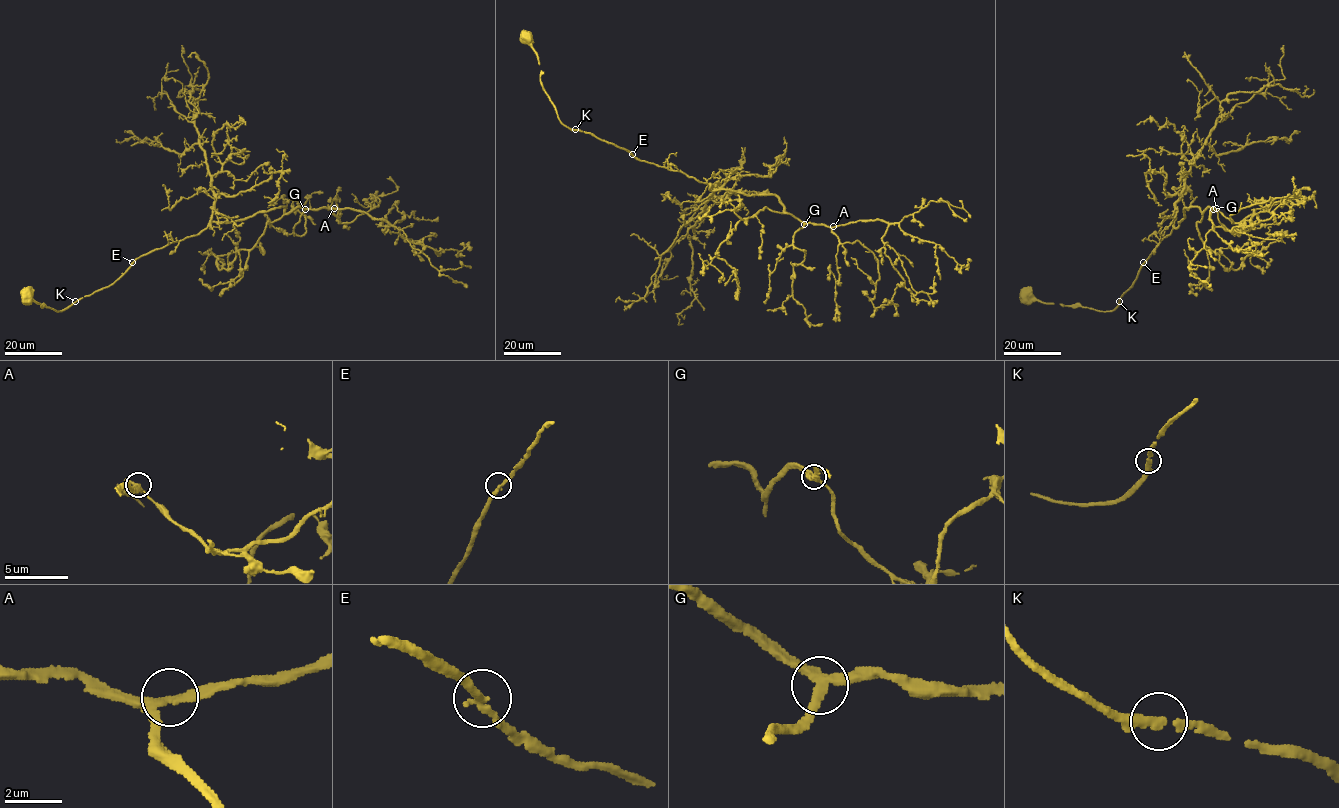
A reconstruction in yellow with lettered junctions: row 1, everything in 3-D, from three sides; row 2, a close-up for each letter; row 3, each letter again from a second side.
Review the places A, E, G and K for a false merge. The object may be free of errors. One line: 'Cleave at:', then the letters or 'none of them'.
Cleave at: none of them

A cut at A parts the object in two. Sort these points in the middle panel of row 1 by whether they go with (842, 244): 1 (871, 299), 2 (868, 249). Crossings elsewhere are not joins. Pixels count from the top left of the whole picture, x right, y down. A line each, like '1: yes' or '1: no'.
1: yes
2: yes

